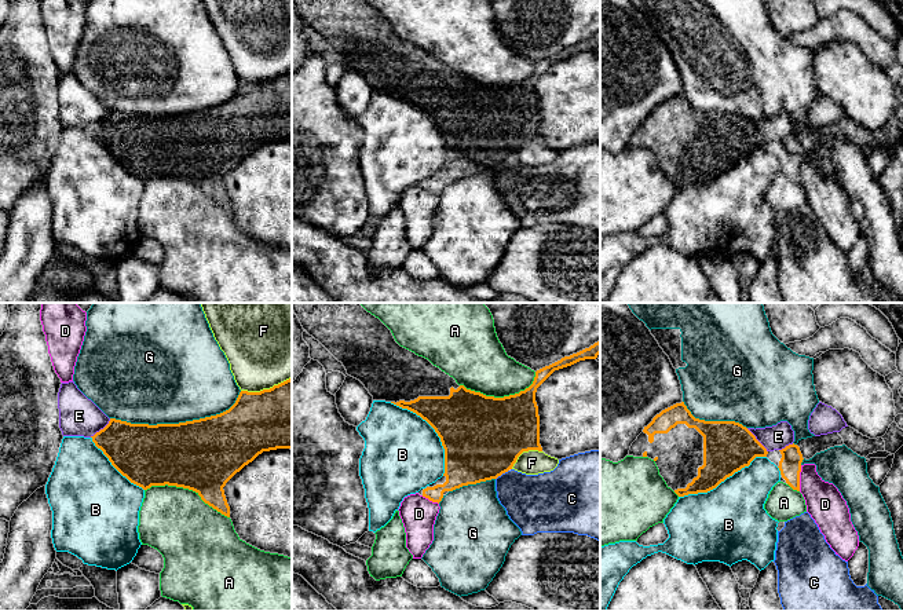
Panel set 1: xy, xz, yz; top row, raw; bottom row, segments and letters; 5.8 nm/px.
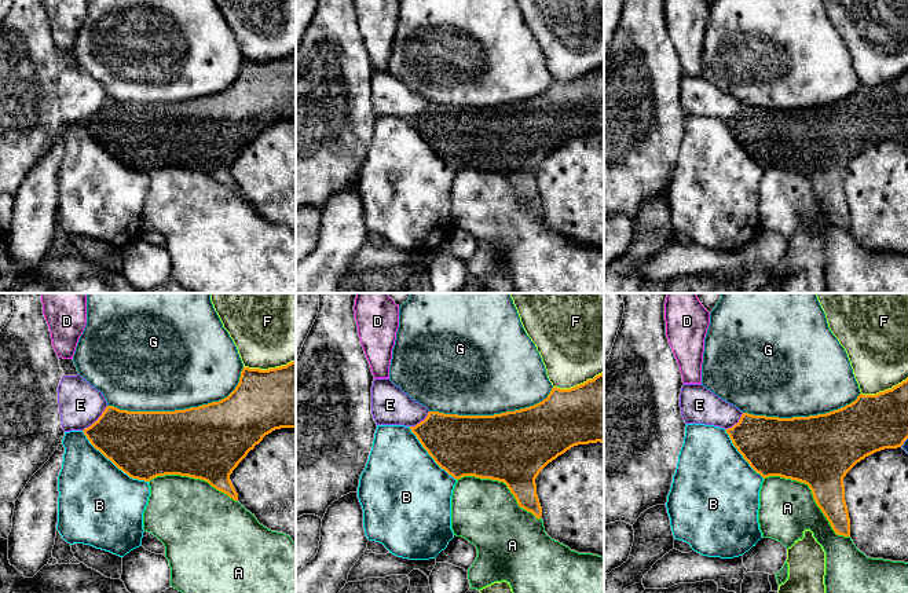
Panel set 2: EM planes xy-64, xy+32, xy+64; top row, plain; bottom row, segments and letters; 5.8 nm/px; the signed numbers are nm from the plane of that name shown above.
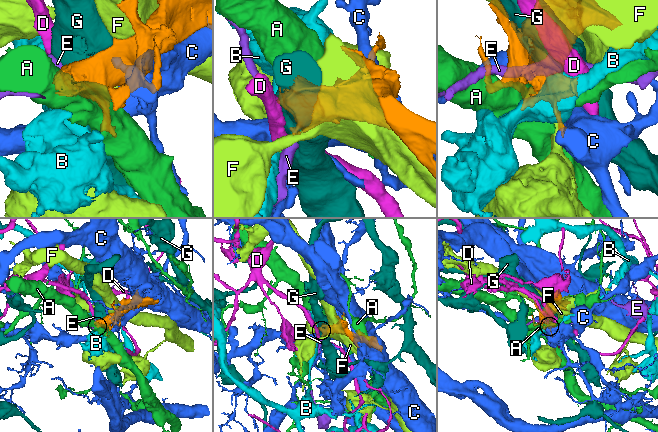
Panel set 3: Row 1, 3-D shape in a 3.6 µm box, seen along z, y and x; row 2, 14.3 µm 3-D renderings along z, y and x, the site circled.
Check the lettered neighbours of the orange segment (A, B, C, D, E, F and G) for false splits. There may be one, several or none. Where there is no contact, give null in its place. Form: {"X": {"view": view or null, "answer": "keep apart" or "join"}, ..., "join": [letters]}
{"A": {"view": "xy", "answer": "keep apart"}, "B": {"view": "xz", "answer": "keep apart"}, "C": {"view": "xz", "answer": "keep apart"}, "D": {"view": "yz", "answer": "keep apart"}, "E": {"view": "yz", "answer": "keep apart"}, "F": {"view": "xy", "answer": "keep apart"}, "G": {"view": "xy", "answer": "keep apart"}, "join": []}

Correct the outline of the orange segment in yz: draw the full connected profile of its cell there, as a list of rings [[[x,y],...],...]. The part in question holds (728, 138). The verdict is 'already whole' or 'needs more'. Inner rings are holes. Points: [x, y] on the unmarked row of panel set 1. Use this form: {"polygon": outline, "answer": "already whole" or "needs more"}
{"polygon": [[[684,94],[657,106],[629,142],[629,147],[654,151],[659,167],[679,189],[708,184],[735,164],[749,158],[756,149],[767,146],[767,140],[742,116],[695,110]]], "answer": "needs more"}

